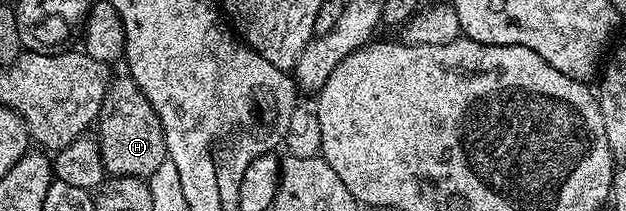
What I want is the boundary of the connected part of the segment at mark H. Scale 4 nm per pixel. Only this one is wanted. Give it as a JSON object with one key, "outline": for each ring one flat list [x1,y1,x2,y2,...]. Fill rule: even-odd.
{"outline":[[129,77,111,78,110,88,106,91,96,120,97,131,96,140,107,176,146,179,156,173,156,169,160,169,162,162,168,158,160,119,156,117,148,97,144,97,136,81]]}

